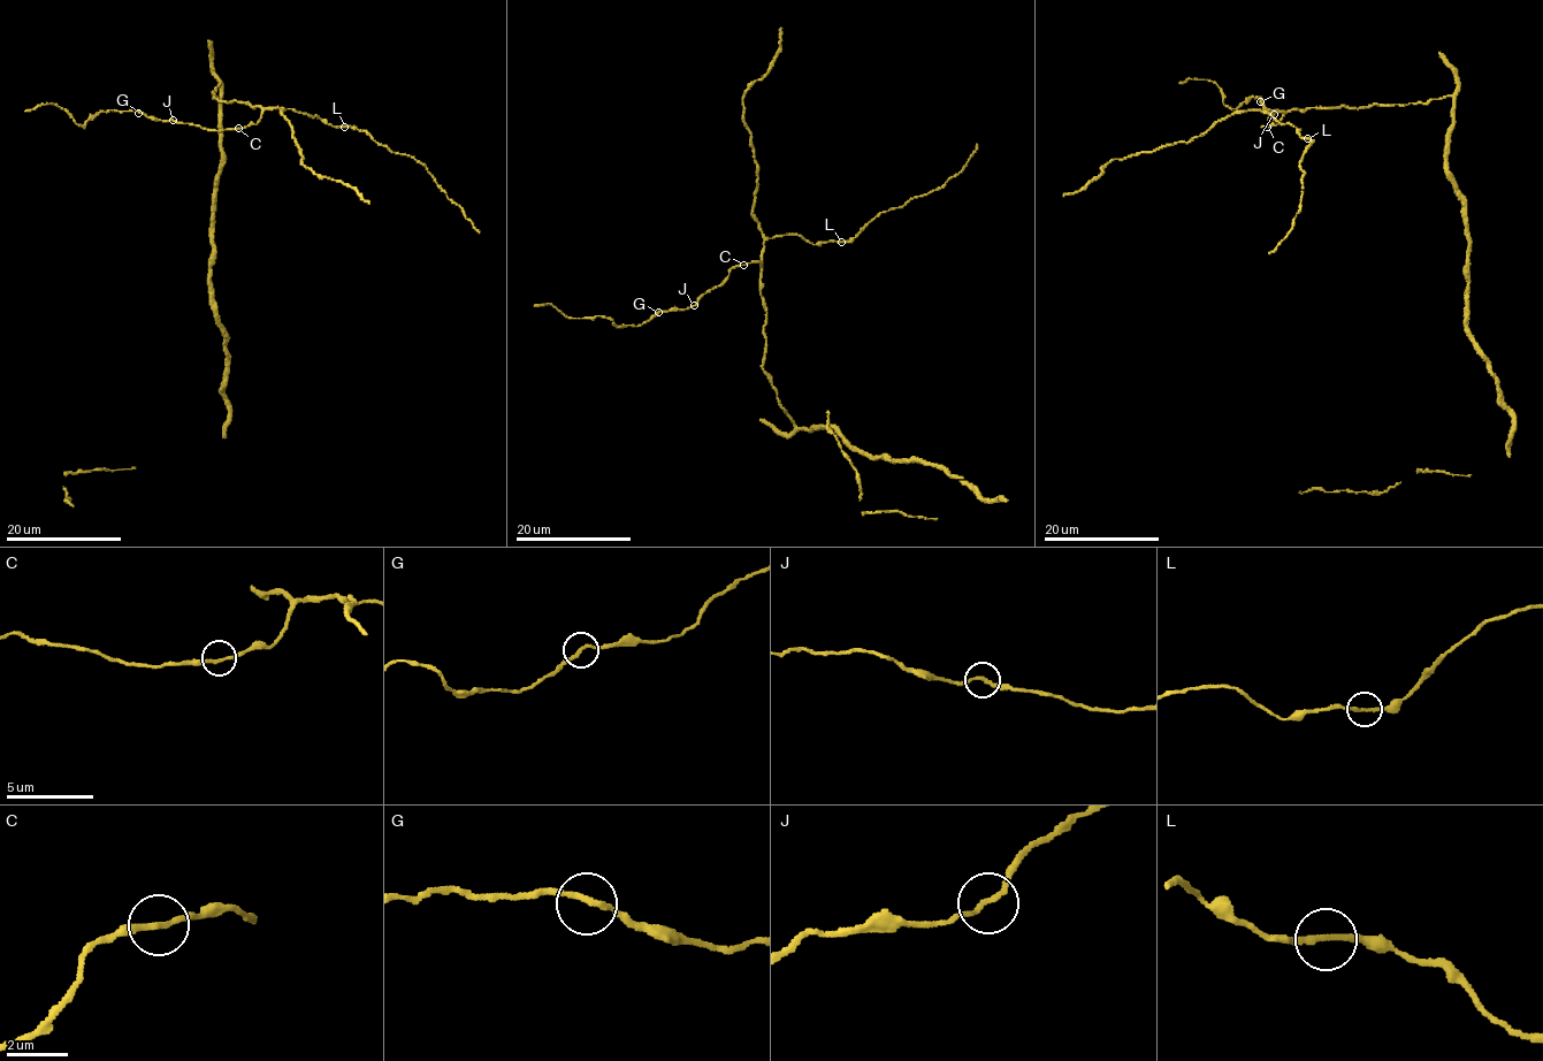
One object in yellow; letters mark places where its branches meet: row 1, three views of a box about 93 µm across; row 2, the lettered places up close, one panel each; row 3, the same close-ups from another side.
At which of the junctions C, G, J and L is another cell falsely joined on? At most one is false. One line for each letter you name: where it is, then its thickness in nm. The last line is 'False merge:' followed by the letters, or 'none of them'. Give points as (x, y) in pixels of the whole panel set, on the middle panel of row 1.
False merge: none of them

